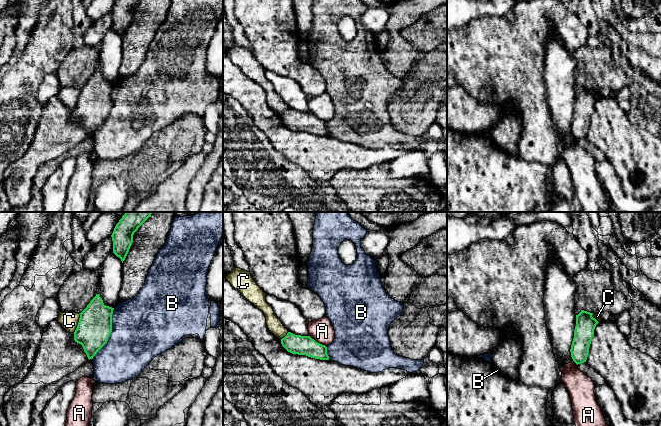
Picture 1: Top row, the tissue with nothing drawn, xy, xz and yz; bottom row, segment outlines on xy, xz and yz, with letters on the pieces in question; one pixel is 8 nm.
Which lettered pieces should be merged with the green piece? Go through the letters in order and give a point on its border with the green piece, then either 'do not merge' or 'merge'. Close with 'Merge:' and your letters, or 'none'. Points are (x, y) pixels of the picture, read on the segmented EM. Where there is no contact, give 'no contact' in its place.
A: contact xz (317, 342); do not merge
B: contact xy (110, 333); do not merge
C: contact xy (78, 323); do not merge
Merge: none

